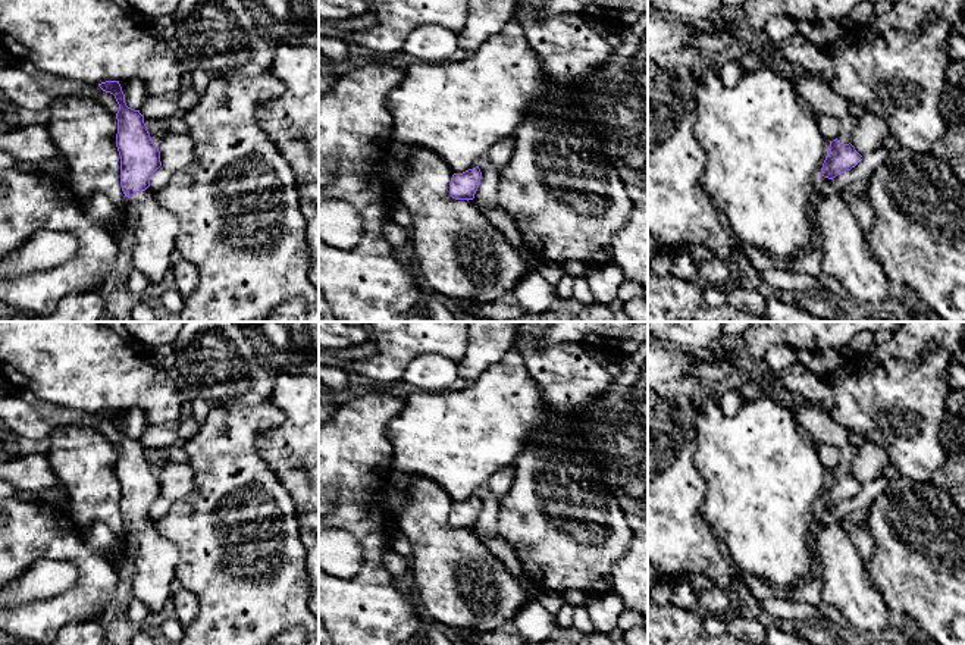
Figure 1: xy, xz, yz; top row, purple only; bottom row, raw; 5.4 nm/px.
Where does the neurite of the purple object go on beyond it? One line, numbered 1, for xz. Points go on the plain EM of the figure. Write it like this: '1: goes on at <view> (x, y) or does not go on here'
1: does not go on here

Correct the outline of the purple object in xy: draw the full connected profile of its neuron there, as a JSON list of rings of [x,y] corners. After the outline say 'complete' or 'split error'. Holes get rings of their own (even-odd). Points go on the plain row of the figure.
[[[106,410],[98,413],[98,416],[106,422],[113,423],[119,433],[119,439],[116,442],[118,448],[116,476],[120,485],[120,514],[125,526],[128,527],[129,538],[134,541],[135,548],[135,574],[132,582],[132,594],[134,598],[147,605],[150,613],[156,613],[160,611],[167,602],[167,599],[172,597],[170,583],[175,579],[176,564],[179,560],[179,551],[176,545],[163,538],[157,532],[156,525],[147,519],[150,516],[150,507],[162,495],[160,480],[159,476],[156,476],[154,472],[151,470],[151,466],[144,453],[144,445],[140,442],[140,439],[134,439],[126,435],[125,423],[122,420],[119,410]]]; split error

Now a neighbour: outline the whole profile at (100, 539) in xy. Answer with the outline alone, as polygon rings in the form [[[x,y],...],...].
[[[101,522],[79,527],[79,532],[88,549],[94,554],[103,555],[107,560],[115,558],[126,548],[128,544],[122,535],[116,533]]]

